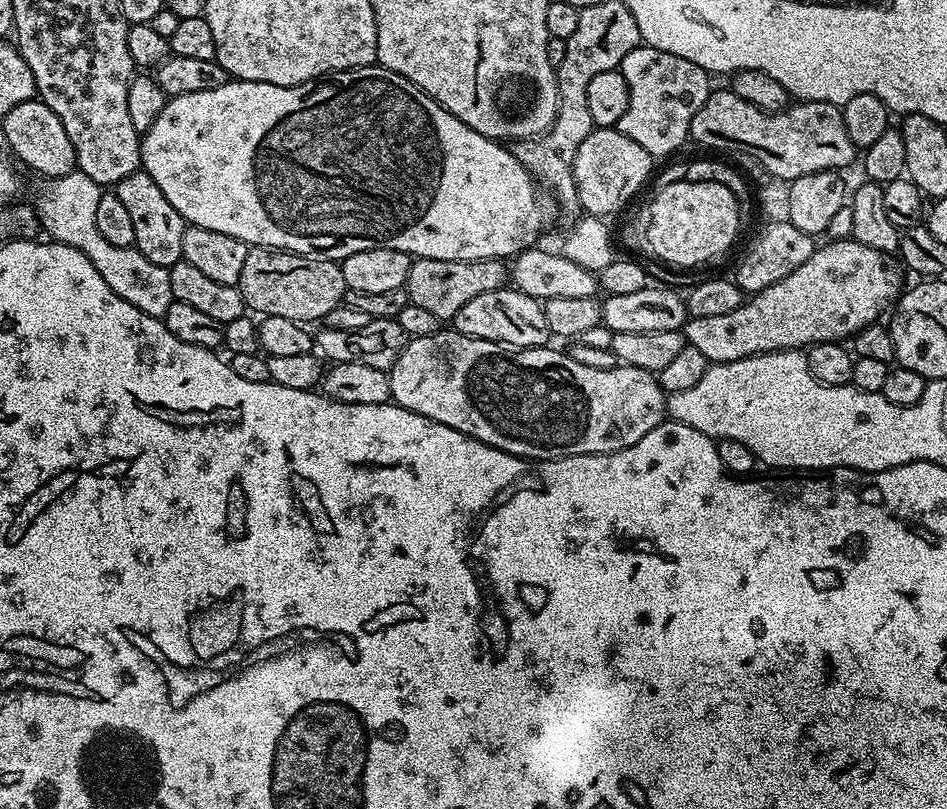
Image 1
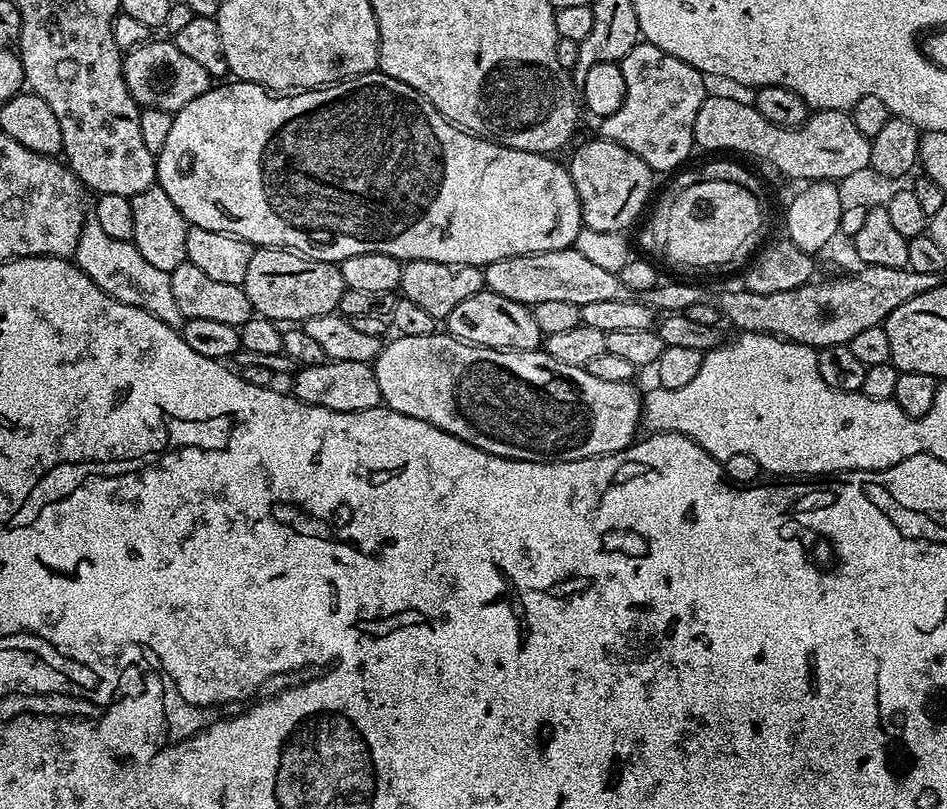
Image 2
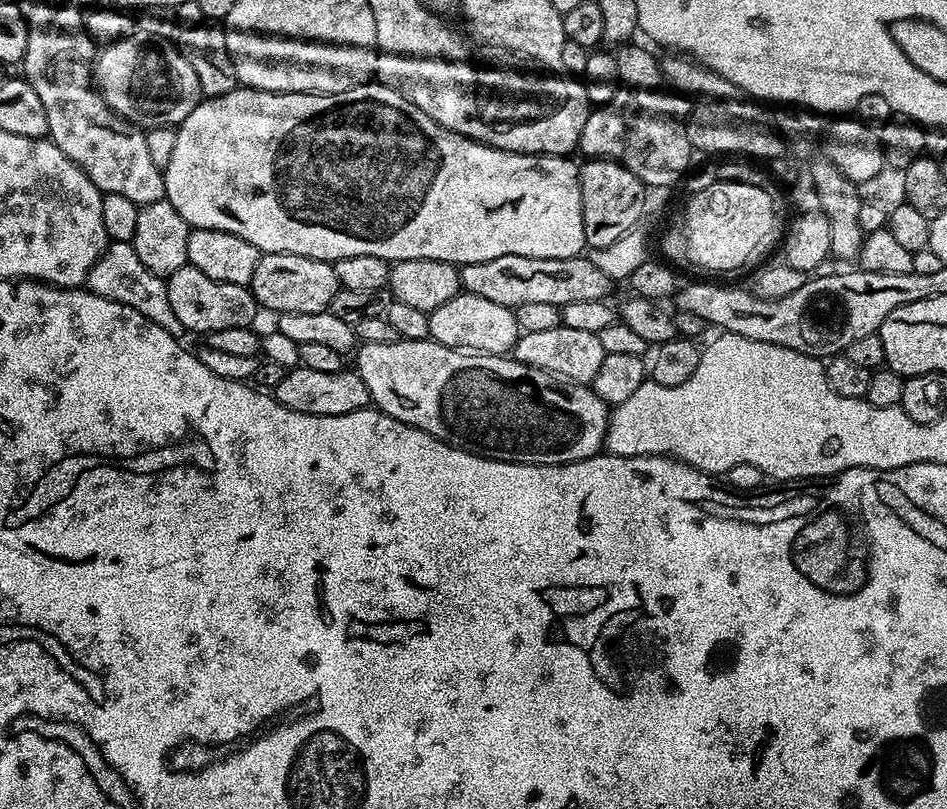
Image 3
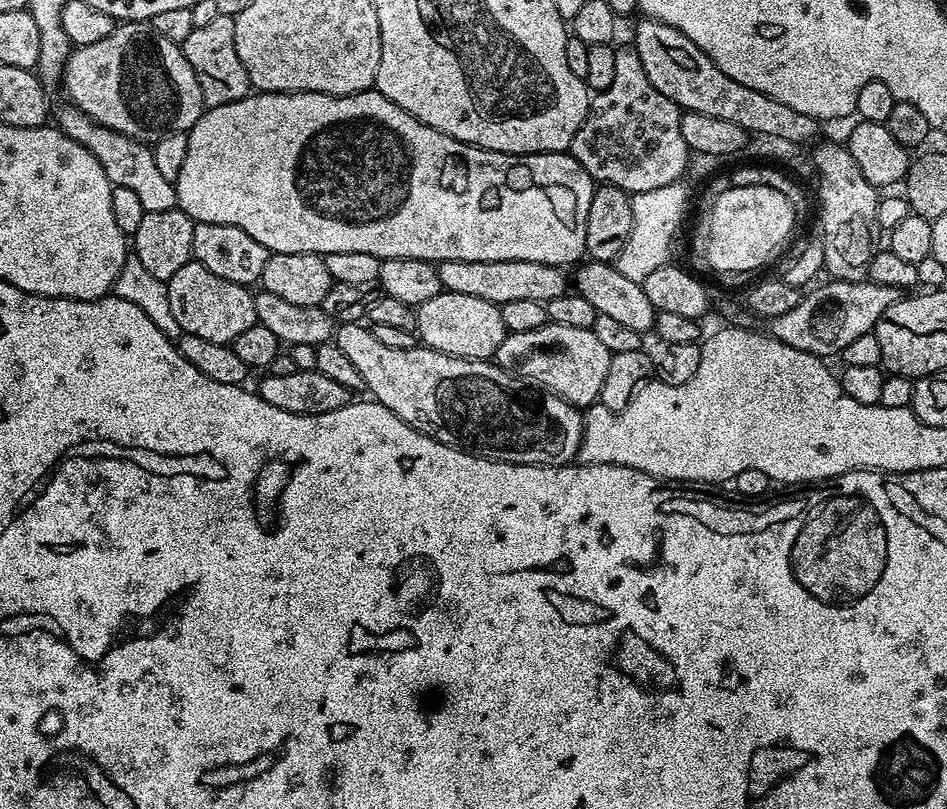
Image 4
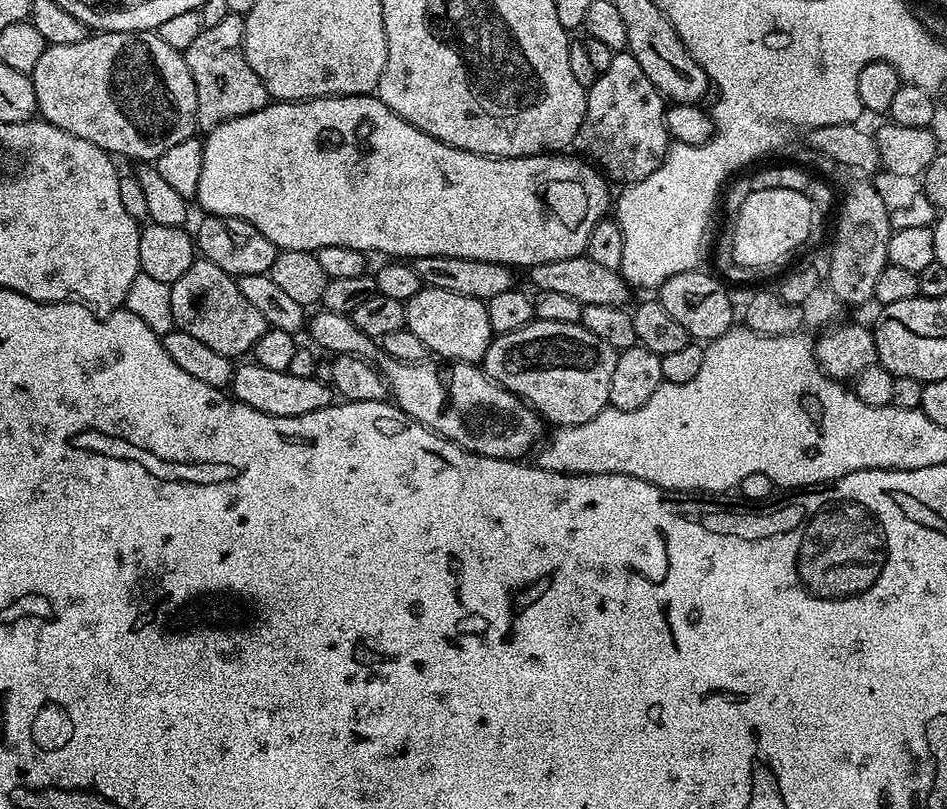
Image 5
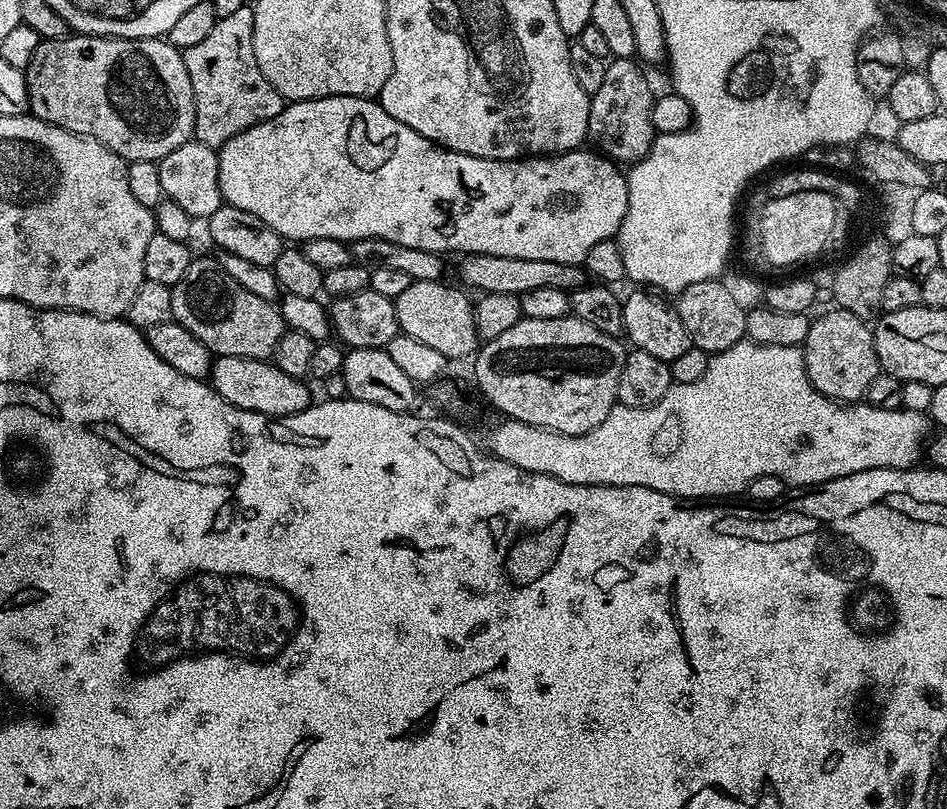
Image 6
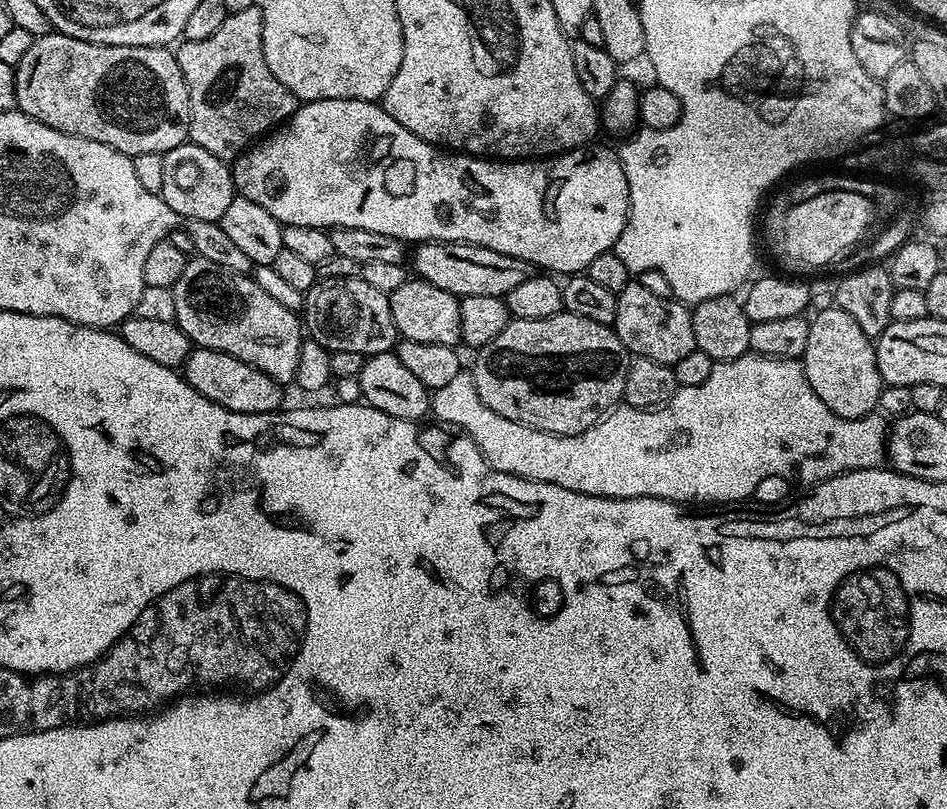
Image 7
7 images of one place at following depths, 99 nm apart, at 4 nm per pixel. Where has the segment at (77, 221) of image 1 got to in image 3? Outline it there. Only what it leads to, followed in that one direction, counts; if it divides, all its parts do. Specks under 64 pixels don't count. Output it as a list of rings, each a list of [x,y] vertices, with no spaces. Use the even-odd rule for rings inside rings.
[[[118,240],[109,243],[100,255],[95,266],[90,270],[86,281],[87,291],[98,294],[102,298],[110,298],[114,302],[122,302],[126,306],[134,306],[138,314],[150,318],[162,330],[166,330],[175,340],[183,341],[186,333],[182,322],[174,315],[174,310],[170,306],[170,294],[165,277],[154,274],[142,266],[142,258],[132,248],[131,243],[127,240]]]

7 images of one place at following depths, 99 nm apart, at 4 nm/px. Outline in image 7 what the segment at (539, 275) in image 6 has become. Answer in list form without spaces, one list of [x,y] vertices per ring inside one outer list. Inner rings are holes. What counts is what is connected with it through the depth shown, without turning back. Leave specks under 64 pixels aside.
[[[420,242],[410,252],[410,268],[419,279],[439,286],[457,298],[470,294],[503,296],[510,294],[521,282],[534,274],[534,266],[522,258],[510,258],[510,254],[498,254],[498,250],[486,250],[477,244],[455,244],[454,242]]]

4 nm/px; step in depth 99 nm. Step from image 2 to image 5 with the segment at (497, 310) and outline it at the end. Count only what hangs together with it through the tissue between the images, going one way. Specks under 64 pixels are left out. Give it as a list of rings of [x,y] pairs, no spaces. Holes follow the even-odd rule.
[[[422,286],[414,298],[406,301],[404,309],[407,330],[425,343],[433,357],[440,356],[436,358],[441,361],[479,365],[493,342],[488,305],[478,298],[466,298],[466,294],[450,294],[450,290]]]

